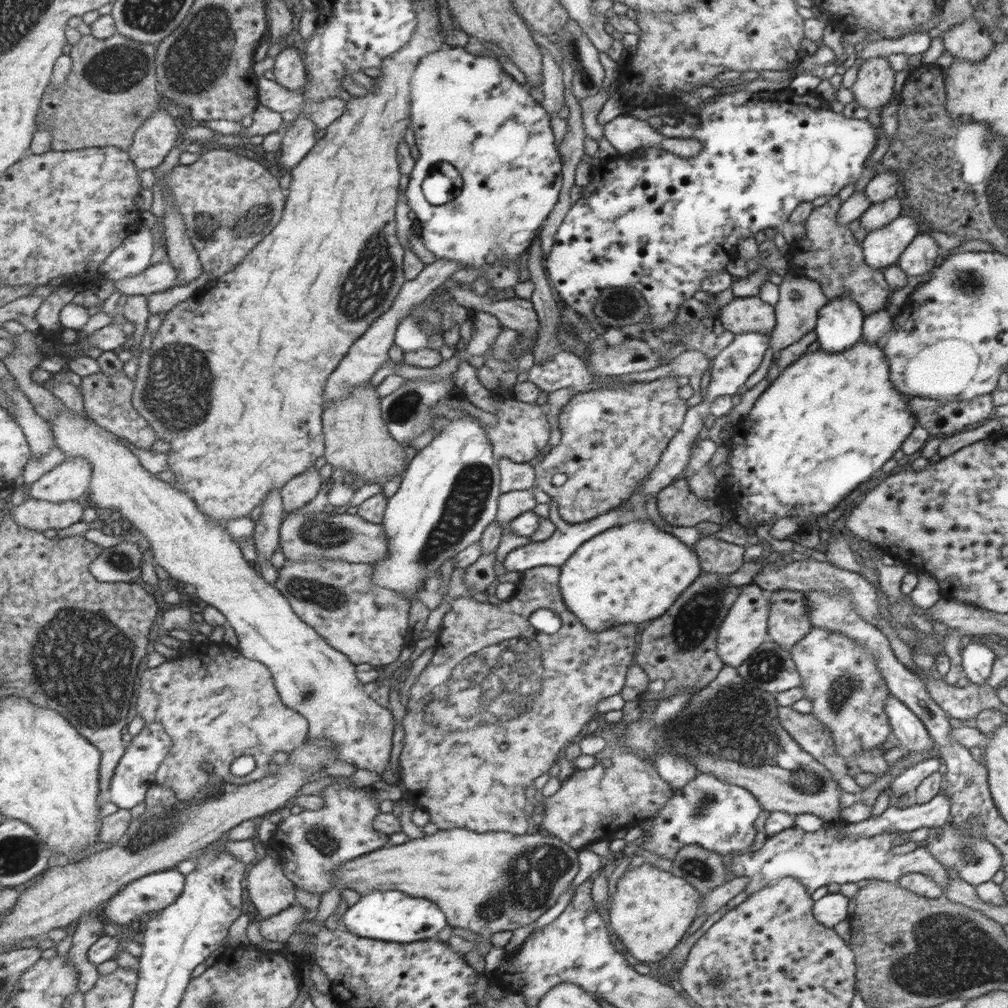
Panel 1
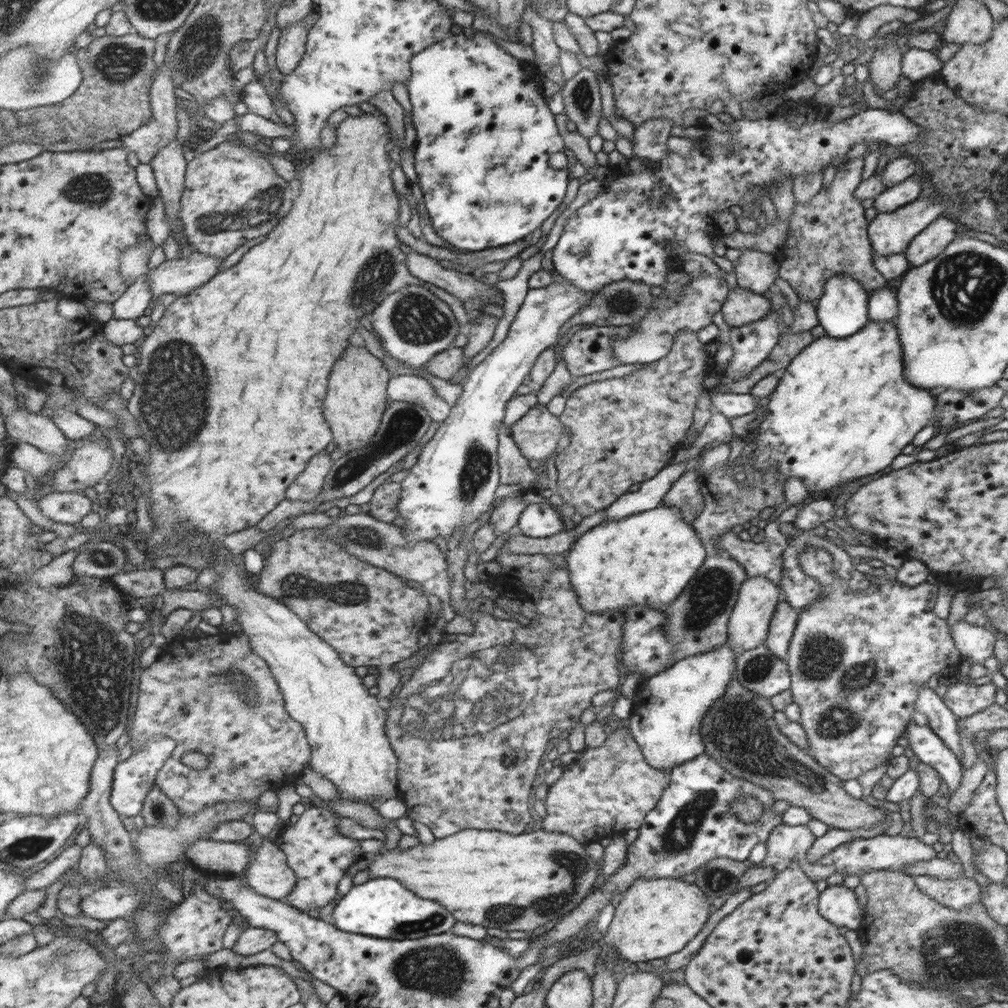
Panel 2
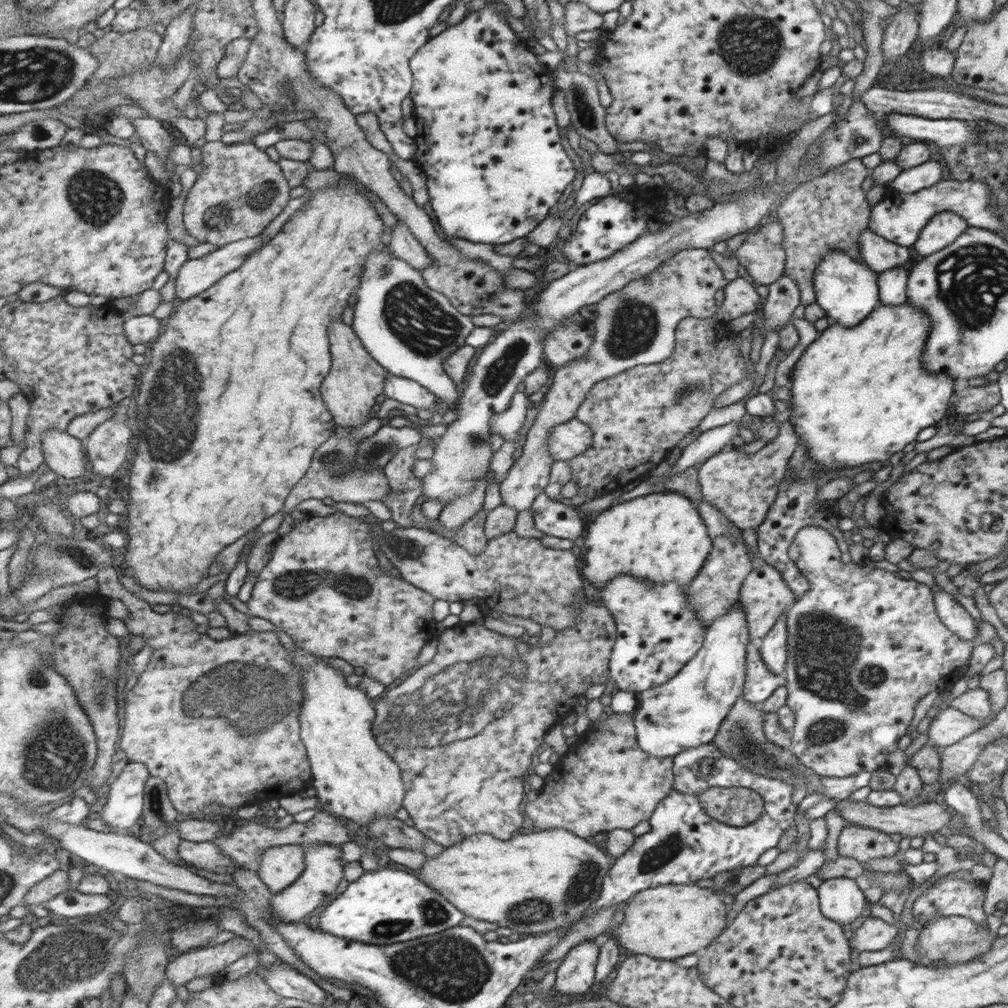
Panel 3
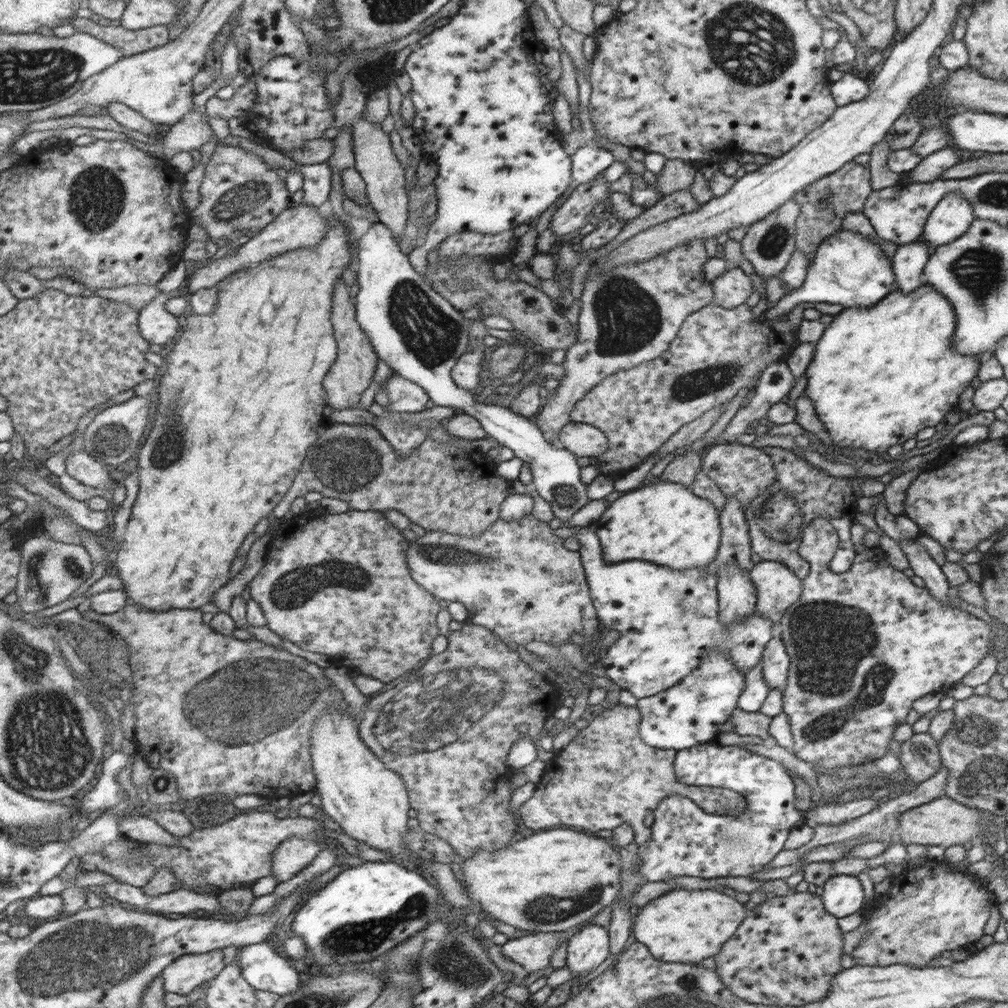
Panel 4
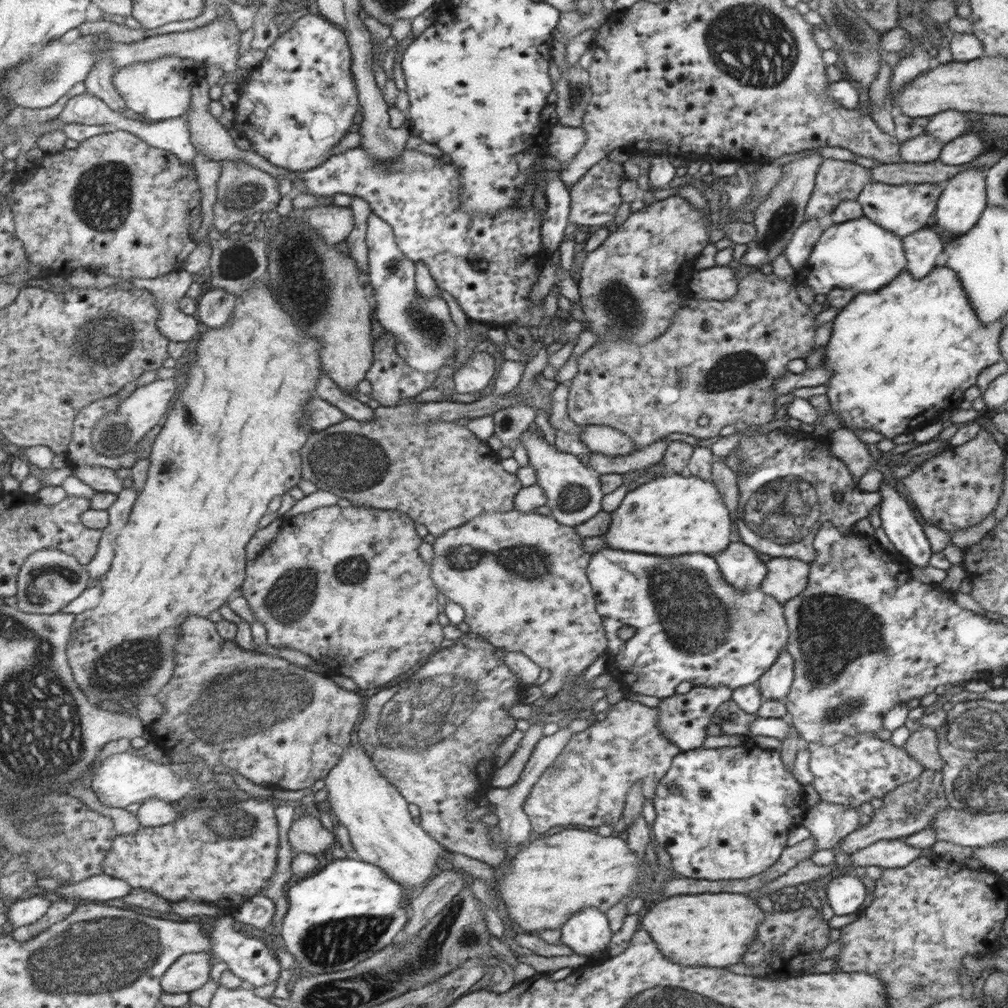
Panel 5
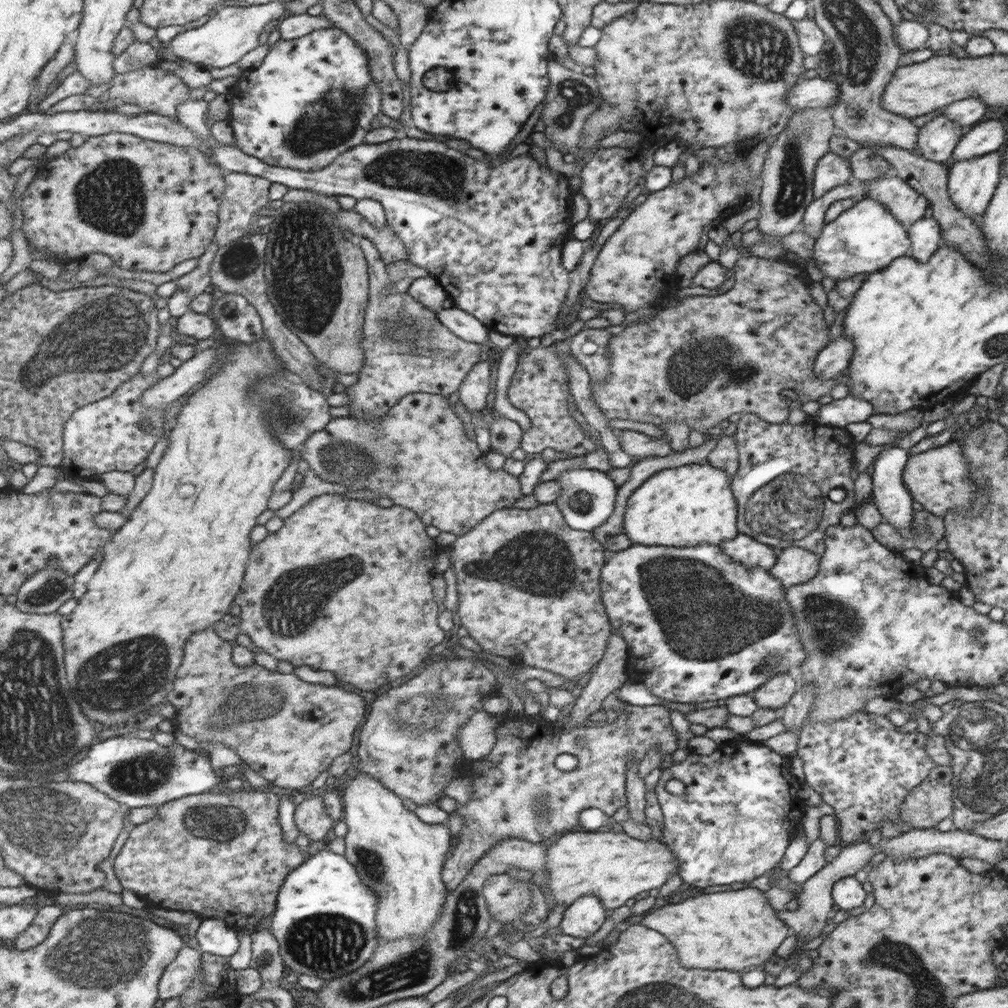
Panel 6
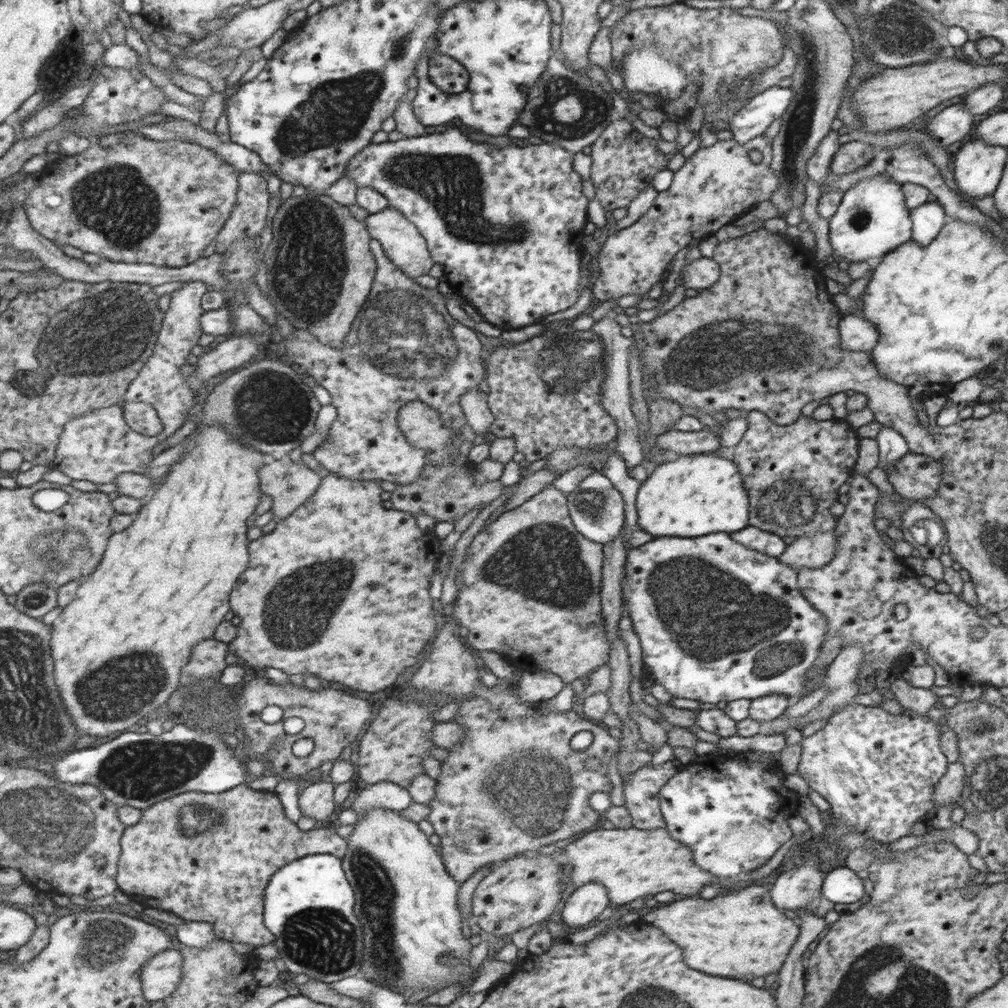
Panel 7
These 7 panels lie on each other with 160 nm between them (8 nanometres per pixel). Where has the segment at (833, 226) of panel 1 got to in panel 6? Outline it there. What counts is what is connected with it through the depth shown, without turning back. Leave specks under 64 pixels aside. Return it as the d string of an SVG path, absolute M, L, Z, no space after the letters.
M827 152L814 168L814 198L820 198L835 187L848 184L851 178L850 162L832 152Z

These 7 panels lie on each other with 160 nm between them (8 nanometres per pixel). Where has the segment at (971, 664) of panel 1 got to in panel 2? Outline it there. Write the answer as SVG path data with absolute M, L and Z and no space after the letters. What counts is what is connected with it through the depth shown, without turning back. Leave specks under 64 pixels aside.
M961 620L948 628L955 648L971 664L982 664L985 658L991 656L996 635L989 627L977 627Z

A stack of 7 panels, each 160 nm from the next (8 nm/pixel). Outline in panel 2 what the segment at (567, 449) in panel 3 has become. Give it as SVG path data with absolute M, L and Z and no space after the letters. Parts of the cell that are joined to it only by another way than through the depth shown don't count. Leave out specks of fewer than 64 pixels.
M539 403L527 410L507 431L521 456L527 460L541 461L551 456L561 434L570 438L570 432L561 421L557 422L557 418L539 406Z

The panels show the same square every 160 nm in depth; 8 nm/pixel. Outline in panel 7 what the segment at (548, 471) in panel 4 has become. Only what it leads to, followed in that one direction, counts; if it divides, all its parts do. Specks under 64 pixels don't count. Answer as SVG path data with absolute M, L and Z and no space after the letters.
M599 472L583 478L576 490L567 494L566 505L569 506L570 521L586 540L595 544L607 544L617 538L624 526L623 497L615 490L609 480Z

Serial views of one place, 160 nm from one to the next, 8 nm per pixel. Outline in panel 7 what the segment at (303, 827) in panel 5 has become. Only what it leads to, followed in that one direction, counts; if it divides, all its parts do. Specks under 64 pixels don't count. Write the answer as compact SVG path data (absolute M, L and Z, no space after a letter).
M317 781L303 790L300 796L302 813L316 818L321 825L334 823L339 806L335 805L335 786L333 782Z

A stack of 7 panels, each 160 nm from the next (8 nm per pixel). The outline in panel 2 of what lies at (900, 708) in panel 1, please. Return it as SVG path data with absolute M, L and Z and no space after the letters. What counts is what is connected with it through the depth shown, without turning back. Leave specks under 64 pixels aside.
M911 720L904 733L904 746L911 750L919 763L927 764L939 774L951 794L958 787L963 771L955 755L927 725L918 726Z

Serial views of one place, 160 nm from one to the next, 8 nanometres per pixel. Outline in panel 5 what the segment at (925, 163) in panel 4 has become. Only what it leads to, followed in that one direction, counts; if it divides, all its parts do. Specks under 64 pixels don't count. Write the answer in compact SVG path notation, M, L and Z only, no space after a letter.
M965 134L945 143L939 152L938 159L947 166L965 165L988 149L990 147L983 141L981 135Z

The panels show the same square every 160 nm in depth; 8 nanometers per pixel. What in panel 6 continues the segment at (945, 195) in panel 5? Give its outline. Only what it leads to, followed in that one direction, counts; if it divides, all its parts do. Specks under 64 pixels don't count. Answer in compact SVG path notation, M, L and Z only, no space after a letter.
M1001 150L967 160L958 160L947 167L946 191L953 206L966 217L982 214L989 206L1001 176Z

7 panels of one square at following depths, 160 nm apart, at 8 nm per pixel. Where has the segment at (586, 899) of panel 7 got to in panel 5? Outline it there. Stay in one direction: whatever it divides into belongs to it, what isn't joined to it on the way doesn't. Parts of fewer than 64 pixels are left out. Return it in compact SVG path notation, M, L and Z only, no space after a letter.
M592 906L581 908L559 928L561 944L570 948L571 953L586 957L593 962L590 955L603 950L611 936L605 915Z

